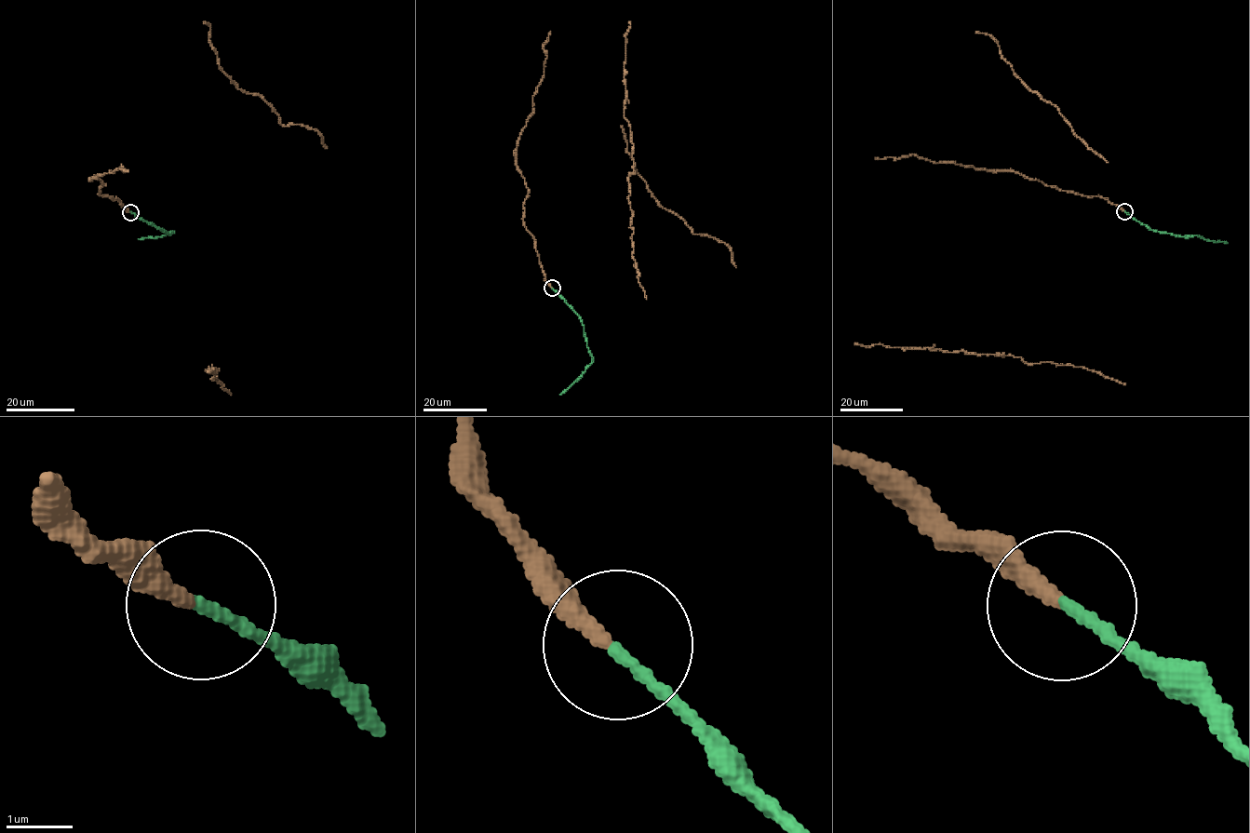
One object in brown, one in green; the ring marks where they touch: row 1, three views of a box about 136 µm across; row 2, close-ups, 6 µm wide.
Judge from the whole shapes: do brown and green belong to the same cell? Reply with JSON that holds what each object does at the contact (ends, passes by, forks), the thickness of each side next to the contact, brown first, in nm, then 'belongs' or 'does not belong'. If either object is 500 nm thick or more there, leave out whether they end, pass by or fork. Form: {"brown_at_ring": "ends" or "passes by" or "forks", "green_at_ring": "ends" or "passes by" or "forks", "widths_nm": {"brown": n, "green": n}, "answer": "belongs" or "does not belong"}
{"brown_at_ring": "ends", "green_at_ring": "ends", "widths_nm": {"brown": 280, "green": 180}, "answer": "does not belong"}

